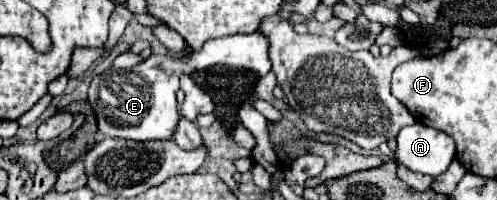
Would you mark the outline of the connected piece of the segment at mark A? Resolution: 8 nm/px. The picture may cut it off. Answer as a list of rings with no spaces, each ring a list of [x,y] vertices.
[[[414,123],[402,127],[398,133],[398,147],[394,153],[396,163],[408,167],[416,173],[440,175],[456,157],[456,145],[452,137],[444,131]]]

